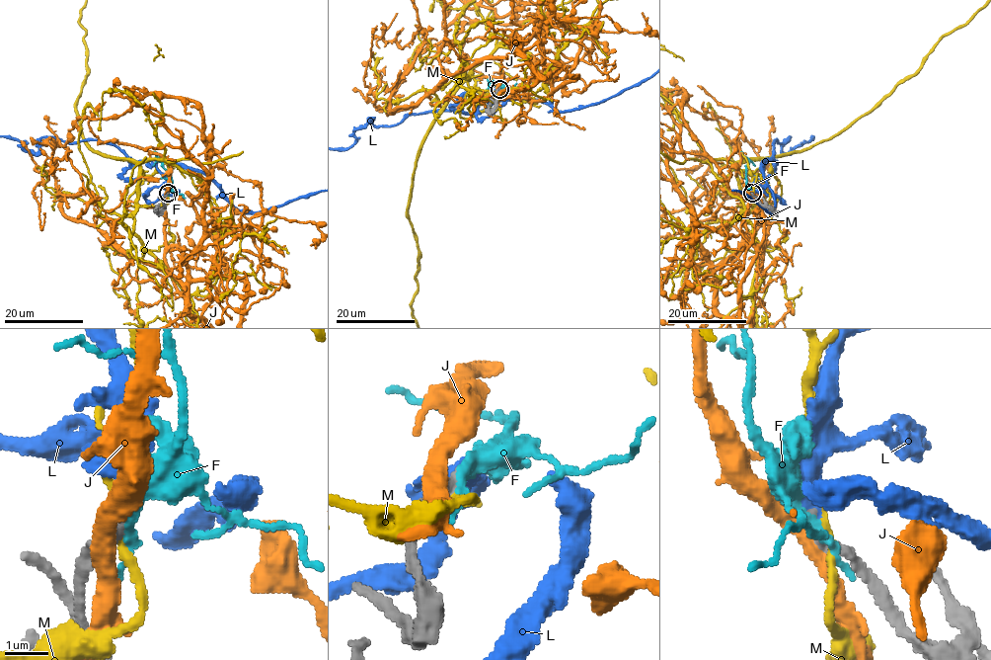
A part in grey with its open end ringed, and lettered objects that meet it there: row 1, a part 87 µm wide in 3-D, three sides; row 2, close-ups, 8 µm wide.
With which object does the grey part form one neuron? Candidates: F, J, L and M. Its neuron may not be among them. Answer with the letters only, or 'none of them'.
L

